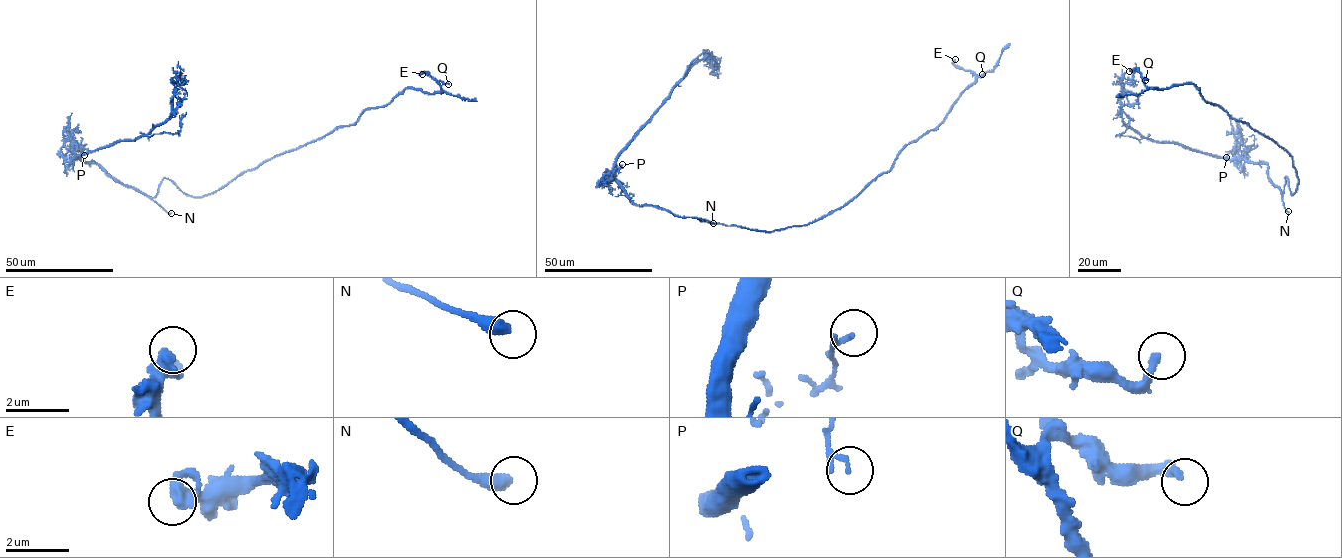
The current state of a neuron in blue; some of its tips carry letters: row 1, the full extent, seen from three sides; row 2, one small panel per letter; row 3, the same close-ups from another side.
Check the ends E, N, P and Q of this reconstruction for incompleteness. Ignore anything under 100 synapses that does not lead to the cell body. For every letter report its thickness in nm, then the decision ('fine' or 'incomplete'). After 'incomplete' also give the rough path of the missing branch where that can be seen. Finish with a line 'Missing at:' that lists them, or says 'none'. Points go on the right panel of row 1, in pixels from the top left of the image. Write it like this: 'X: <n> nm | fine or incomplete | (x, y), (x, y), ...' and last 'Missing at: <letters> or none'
E: 340 nm | fine
N: 420 nm | incomplete | (1288, 211), (1285, 222), (1289, 226)
P: 100 nm | fine
Q: 280 nm | fine
Missing at: N

